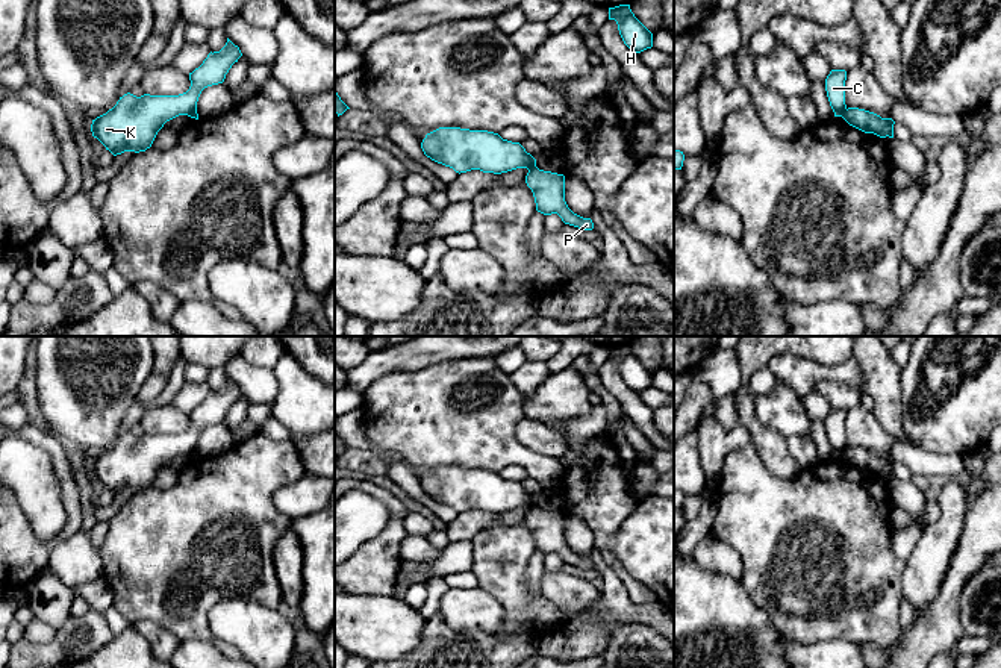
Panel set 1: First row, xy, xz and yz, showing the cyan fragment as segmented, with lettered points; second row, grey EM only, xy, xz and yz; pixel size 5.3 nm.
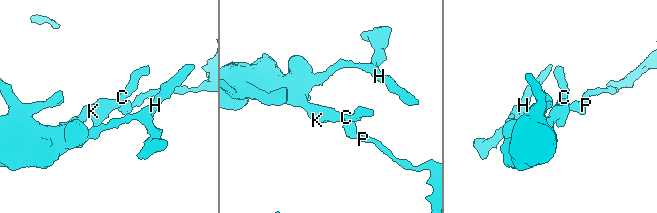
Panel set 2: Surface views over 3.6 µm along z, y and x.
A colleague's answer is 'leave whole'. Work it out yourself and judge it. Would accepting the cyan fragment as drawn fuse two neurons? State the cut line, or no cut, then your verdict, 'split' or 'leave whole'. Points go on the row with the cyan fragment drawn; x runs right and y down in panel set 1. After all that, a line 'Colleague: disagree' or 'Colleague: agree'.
cut yz (845, 108), (841, 115); split
Colleague: disagree

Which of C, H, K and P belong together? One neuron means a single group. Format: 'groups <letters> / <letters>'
groups C H K / P

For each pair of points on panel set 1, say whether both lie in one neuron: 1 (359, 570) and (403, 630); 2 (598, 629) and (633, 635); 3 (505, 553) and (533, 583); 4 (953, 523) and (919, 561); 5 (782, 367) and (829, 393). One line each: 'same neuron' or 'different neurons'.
1: different neurons
2: different neurons
3: different neurons
4: same neuron
5: different neurons

